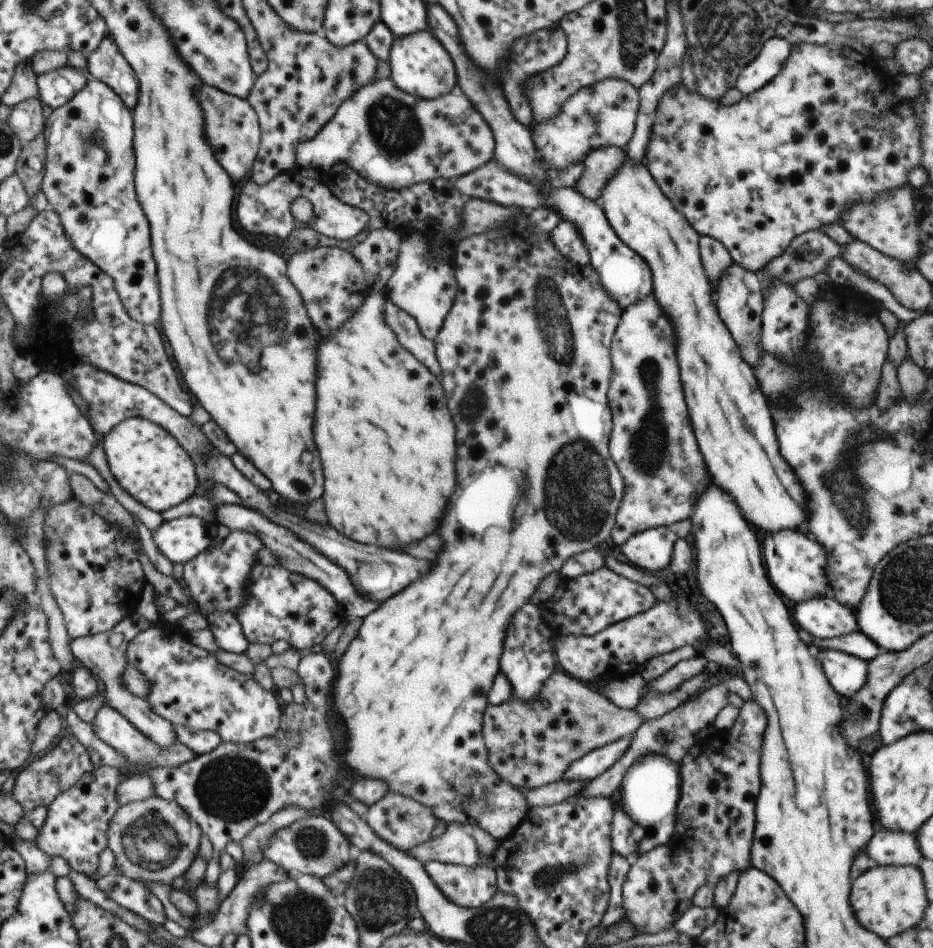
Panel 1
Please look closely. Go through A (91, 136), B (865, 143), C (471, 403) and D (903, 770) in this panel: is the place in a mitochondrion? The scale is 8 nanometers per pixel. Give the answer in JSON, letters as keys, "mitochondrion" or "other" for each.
{"A":"mitochondrion","B":"other","C":"mitochondrion","D":"other"}

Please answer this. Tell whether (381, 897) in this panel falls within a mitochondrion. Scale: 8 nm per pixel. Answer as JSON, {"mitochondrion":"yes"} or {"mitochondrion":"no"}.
{"mitochondrion":"yes"}

